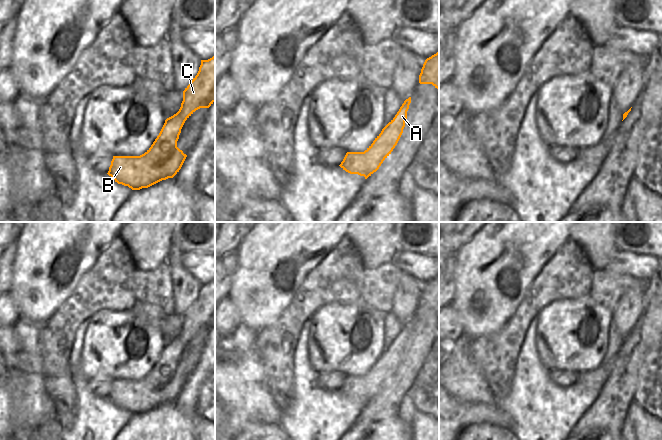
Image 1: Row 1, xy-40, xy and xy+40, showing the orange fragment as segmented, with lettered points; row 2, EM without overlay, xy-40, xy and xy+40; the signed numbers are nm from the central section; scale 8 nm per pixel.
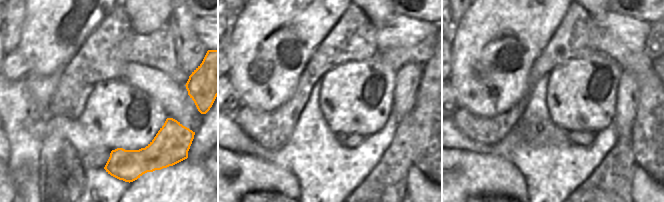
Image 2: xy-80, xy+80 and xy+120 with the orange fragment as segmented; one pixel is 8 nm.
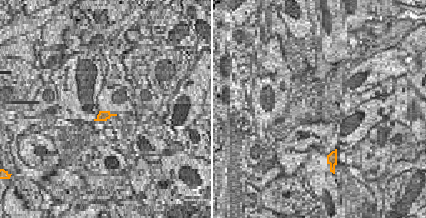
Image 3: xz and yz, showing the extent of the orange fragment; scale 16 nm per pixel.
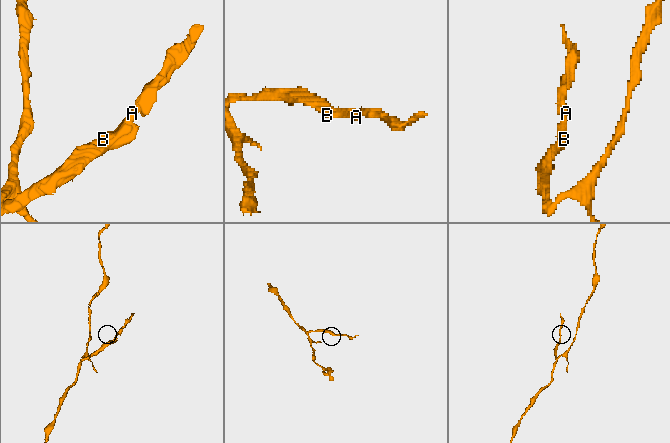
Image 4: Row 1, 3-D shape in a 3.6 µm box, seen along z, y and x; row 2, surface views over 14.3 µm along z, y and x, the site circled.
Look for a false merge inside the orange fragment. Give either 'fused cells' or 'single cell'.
fused cells

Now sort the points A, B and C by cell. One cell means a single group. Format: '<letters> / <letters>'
A / B C

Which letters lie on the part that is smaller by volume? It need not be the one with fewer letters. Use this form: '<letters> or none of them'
B, C

